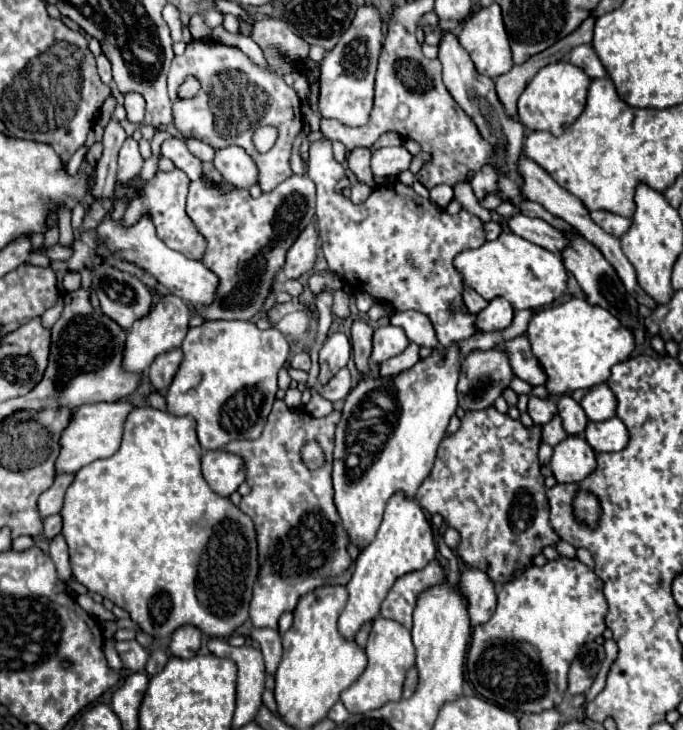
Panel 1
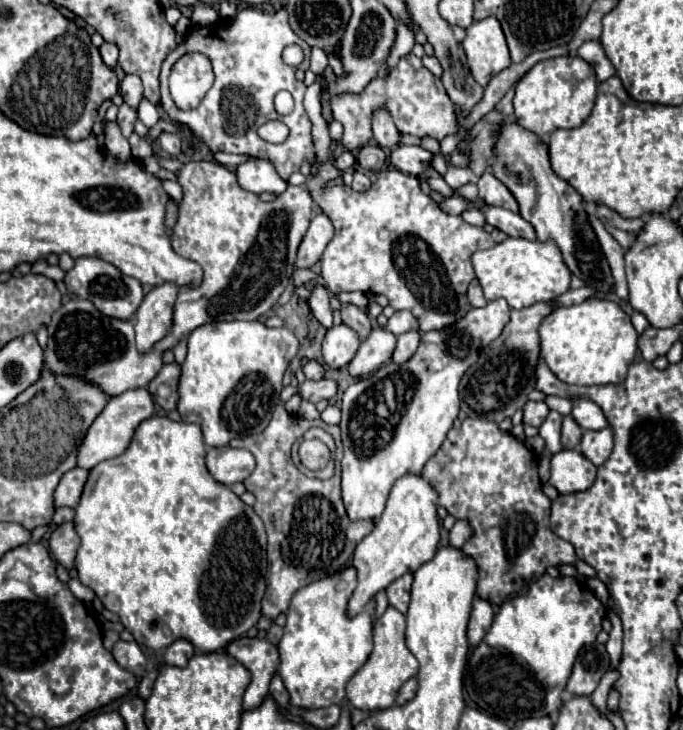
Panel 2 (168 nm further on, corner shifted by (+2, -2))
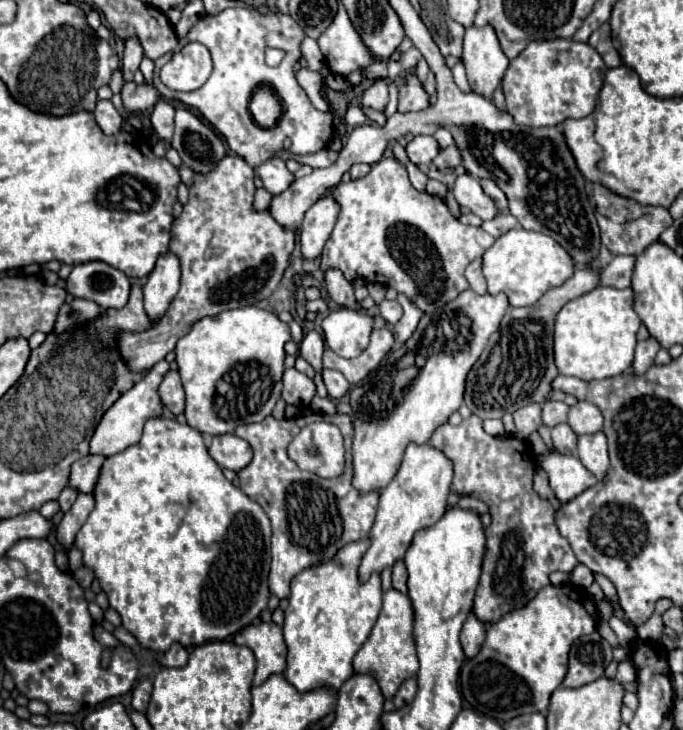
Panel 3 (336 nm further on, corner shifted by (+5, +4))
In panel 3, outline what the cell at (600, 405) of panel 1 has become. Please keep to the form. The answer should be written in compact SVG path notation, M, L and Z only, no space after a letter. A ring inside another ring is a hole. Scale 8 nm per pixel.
M580 401L570 407L568 425L574 429L576 435L592 435L602 431L602 413L592 403Z

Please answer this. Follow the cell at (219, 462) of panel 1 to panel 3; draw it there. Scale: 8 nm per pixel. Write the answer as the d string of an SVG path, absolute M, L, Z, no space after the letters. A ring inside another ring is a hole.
M226 433L226 435L216 435L212 437L212 445L210 445L210 455L212 459L222 467L222 469L232 469L232 471L240 471L242 467L246 467L252 459L252 451L250 445L240 439L234 433Z

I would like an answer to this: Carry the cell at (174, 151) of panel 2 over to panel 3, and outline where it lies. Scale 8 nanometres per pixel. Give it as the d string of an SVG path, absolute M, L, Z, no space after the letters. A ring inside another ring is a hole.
M160 99L152 109L150 121L152 121L152 127L154 127L156 135L160 139L170 141L172 133L174 133L174 105L166 99Z

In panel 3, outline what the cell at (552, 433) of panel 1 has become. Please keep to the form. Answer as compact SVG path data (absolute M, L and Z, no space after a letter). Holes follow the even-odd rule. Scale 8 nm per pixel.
M546 401L542 405L542 421L548 425L548 427L554 427L558 423L566 423L566 417L568 417L568 405L564 401Z

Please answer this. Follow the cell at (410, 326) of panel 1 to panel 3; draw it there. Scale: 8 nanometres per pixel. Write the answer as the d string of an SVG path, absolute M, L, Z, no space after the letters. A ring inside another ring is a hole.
M384 299L384 301L380 303L380 315L386 319L388 325L394 325L394 323L398 323L398 319L402 317L402 307L400 307L398 301L388 301L388 299Z

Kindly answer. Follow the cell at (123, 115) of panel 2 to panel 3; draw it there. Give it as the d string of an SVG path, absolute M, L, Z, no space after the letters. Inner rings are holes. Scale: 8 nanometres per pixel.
M128 81L124 83L122 87L122 99L124 99L124 107L128 111L144 111L148 107L152 107L158 99L160 99L160 93L154 85L150 83L142 83L142 85L136 85L134 81Z

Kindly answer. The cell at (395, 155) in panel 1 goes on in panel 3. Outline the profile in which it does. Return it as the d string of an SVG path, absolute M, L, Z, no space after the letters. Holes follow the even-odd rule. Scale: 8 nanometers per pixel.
M430 135L414 137L414 141L410 141L406 147L406 153L414 165L428 165L434 159L434 155L438 155L438 151L438 141Z

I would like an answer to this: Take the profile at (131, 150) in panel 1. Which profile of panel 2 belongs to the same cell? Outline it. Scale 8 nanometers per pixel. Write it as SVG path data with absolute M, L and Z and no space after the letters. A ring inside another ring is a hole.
M105 123L105 149L111 157L115 157L119 163L127 163L133 159L129 141L121 135L117 129L117 123Z

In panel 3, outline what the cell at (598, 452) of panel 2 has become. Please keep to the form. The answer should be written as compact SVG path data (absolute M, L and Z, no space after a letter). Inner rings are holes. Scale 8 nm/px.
M594 433L594 435L578 437L578 459L586 469L594 473L598 481L602 481L610 467L608 451L606 451L606 435Z

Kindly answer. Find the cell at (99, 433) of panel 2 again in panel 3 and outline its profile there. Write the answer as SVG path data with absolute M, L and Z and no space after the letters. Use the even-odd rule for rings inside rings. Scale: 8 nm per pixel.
M158 361L146 375L146 379L138 381L130 391L126 391L106 413L104 417L100 419L96 431L94 431L94 437L90 441L90 453L96 453L96 455L116 455L120 451L124 451L126 447L138 443L140 435L142 435L142 427L148 419L152 417L160 417L162 415L162 401L160 401L160 395L158 395L158 385L162 383L162 377L170 371L170 365L166 361Z

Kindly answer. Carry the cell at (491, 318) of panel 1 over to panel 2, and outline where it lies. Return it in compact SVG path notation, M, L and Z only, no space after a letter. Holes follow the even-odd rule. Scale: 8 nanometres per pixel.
M505 299L489 301L483 309L471 309L463 317L463 321L457 321L449 329L423 333L417 353L405 365L385 363L373 375L359 379L347 387L347 391L343 393L343 403L341 403L343 419L339 427L341 427L343 453L345 453L341 459L341 493L343 493L343 503L351 521L379 519L385 509L385 501L393 483L407 473L419 475L425 463L437 453L437 449L445 441L447 431L453 427L453 421L459 413L457 387L465 369L473 365L473 361L477 361L479 351L487 347L489 341L501 335L503 327L509 321L509 311L511 309Z

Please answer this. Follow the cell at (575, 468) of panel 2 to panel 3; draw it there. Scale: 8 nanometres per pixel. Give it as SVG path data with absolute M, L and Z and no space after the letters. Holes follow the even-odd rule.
M554 451L550 455L540 455L538 465L548 473L550 487L562 505L598 483L576 455L562 455Z

